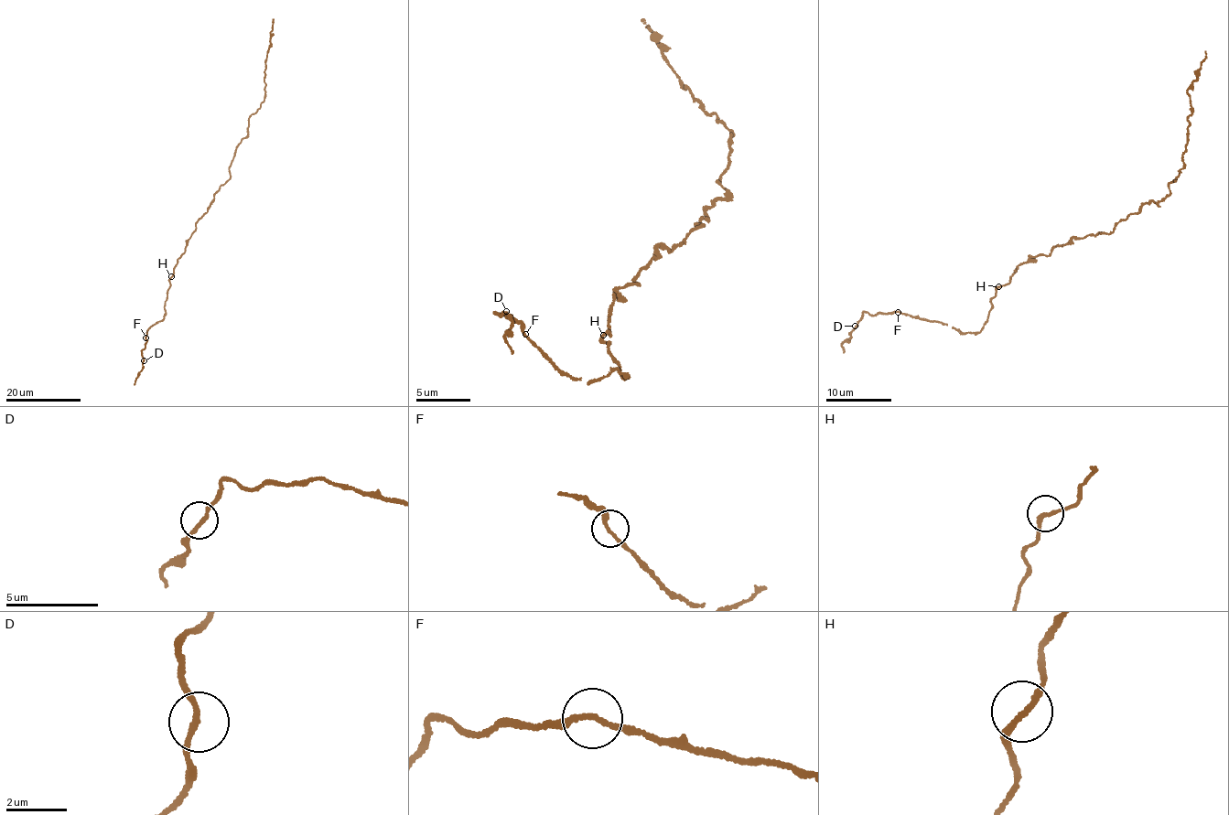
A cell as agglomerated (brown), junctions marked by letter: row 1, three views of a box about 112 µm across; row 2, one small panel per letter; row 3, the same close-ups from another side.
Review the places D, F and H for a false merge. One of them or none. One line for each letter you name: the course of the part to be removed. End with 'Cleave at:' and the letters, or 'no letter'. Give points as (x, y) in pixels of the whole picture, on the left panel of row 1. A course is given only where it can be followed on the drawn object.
Cleave at: no letter

